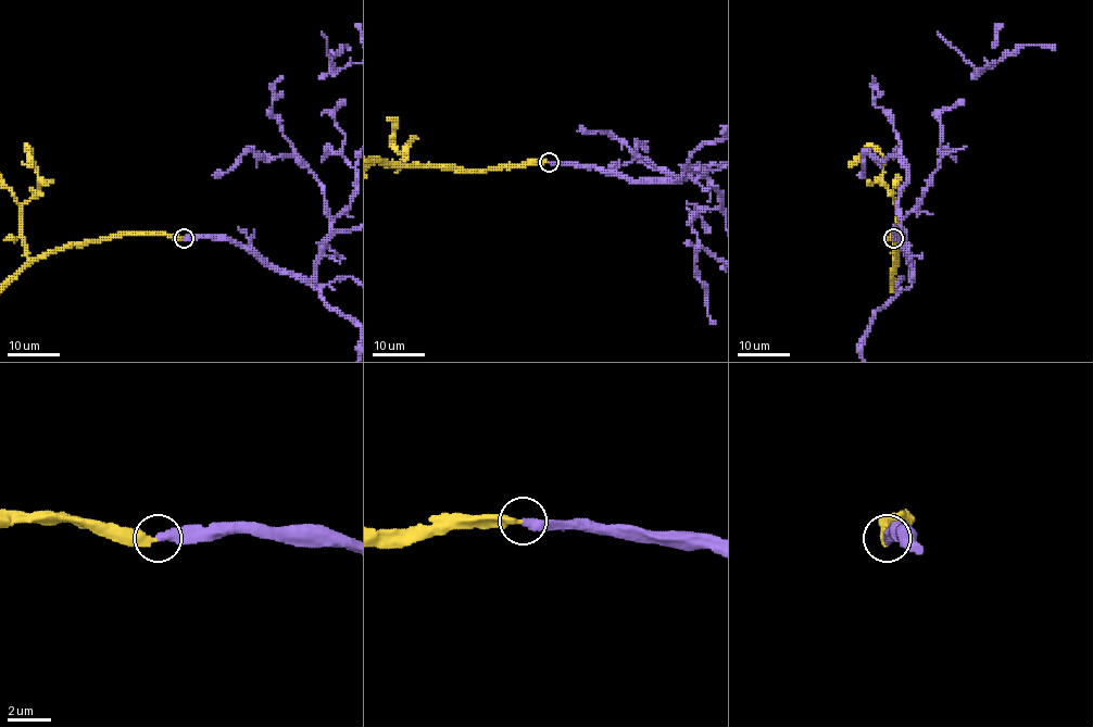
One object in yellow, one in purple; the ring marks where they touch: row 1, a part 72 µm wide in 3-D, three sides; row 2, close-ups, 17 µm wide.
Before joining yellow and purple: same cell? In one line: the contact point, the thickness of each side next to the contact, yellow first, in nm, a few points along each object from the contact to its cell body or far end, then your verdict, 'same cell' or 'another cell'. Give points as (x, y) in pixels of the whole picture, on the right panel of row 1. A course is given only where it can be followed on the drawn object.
(893, 238) | 400/440 nm | same cell

